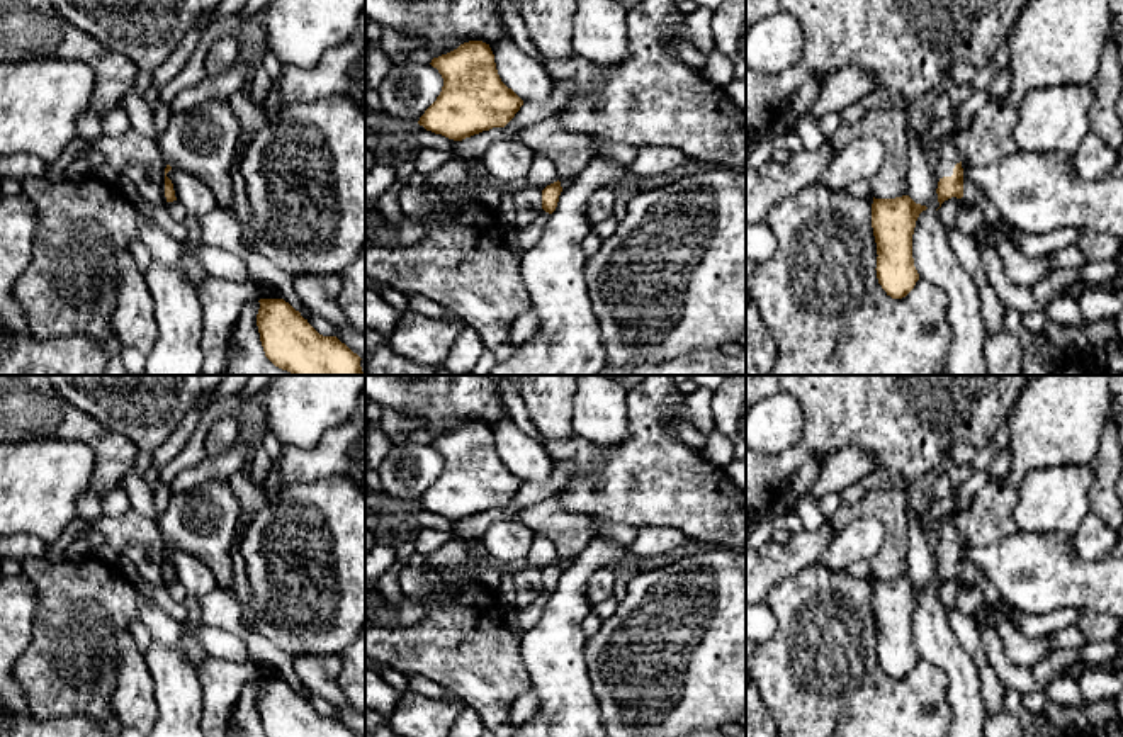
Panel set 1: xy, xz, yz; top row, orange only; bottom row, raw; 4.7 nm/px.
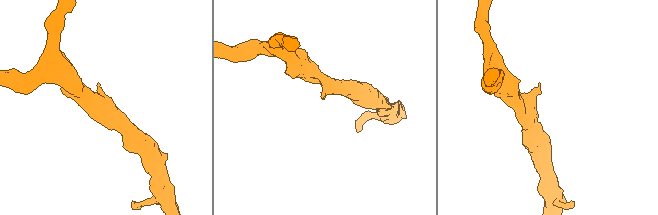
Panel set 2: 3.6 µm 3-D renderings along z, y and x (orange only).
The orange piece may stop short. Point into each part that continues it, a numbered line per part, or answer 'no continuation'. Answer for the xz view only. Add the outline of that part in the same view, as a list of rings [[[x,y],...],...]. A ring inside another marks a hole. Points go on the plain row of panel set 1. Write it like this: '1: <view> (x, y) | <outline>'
no continuation

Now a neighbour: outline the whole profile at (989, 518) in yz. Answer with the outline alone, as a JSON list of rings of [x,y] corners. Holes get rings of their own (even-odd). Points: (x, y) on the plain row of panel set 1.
[[[1006,479],[989,481],[967,509],[955,508],[953,521],[968,549],[994,545],[1018,530],[1014,521],[1016,487]]]

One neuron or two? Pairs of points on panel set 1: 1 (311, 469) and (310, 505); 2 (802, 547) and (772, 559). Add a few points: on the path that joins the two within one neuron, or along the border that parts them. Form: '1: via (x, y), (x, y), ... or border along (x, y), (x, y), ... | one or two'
1: border along (347, 476), (293, 481), (279, 489) | two
2: via (795, 554), (789, 559), (778, 559) | one

